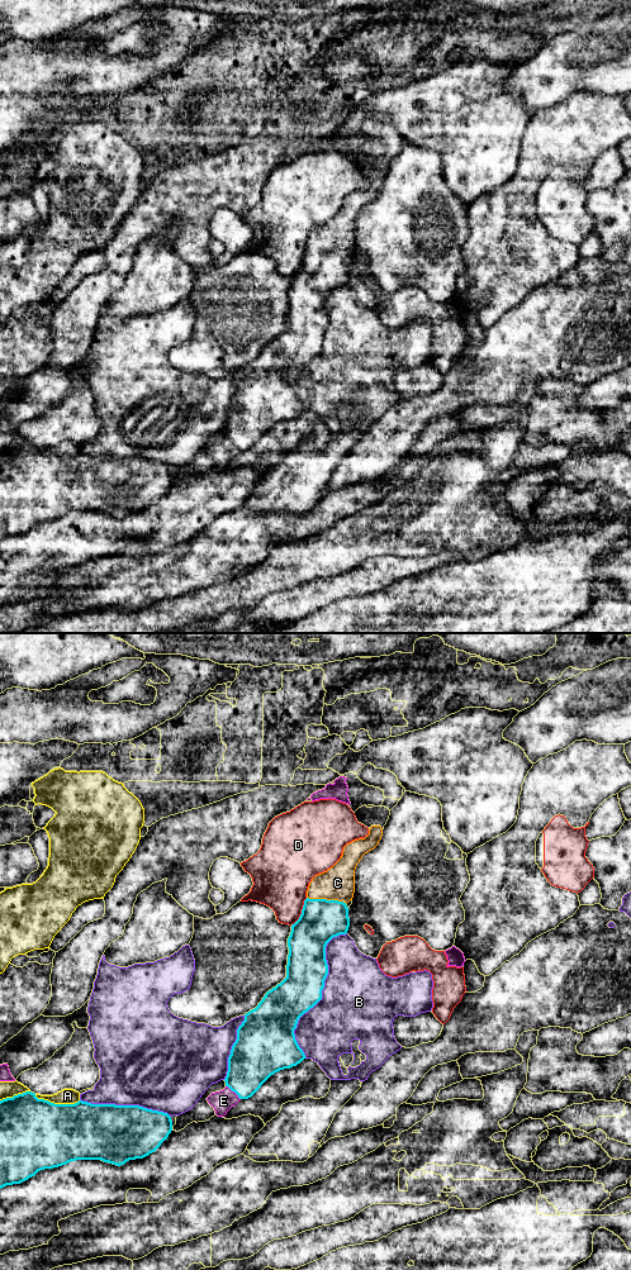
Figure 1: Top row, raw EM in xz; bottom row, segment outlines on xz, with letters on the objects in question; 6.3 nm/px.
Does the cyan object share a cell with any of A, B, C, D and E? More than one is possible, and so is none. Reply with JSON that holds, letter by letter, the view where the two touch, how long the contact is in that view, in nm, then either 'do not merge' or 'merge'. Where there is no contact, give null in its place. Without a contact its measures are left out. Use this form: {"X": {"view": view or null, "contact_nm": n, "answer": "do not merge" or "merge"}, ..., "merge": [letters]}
{"A": {"view": "xz", "contact_nm": 300, "answer": "do not merge"}, "B": {"view": "xz", "contact_nm": 850, "answer": "do not merge"}, "C": {"view": "xz", "contact_nm": 260, "answer": "merge"}, "D": {"view": "xz", "contact_nm": 200, "answer": "do not merge"}, "E": {"view": "xz", "contact_nm": 130, "answer": "do not merge"}, "merge": ["C"]}

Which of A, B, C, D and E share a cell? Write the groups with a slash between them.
A / B / C / D / E

